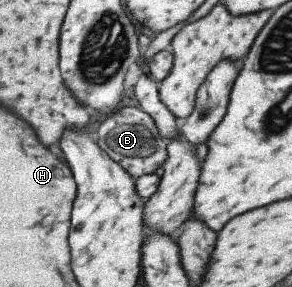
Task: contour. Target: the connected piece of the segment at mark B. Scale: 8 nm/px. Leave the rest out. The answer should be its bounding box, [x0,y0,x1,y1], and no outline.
[93,108,167,178]

